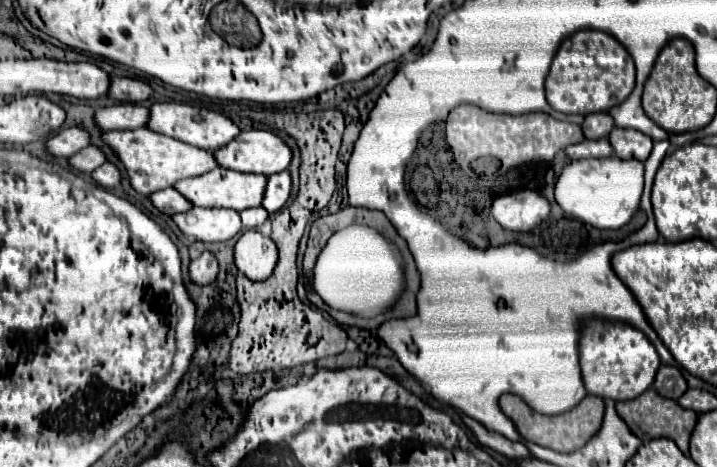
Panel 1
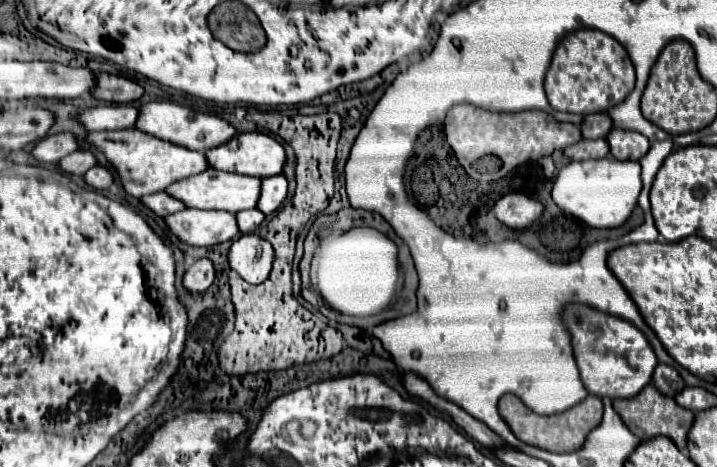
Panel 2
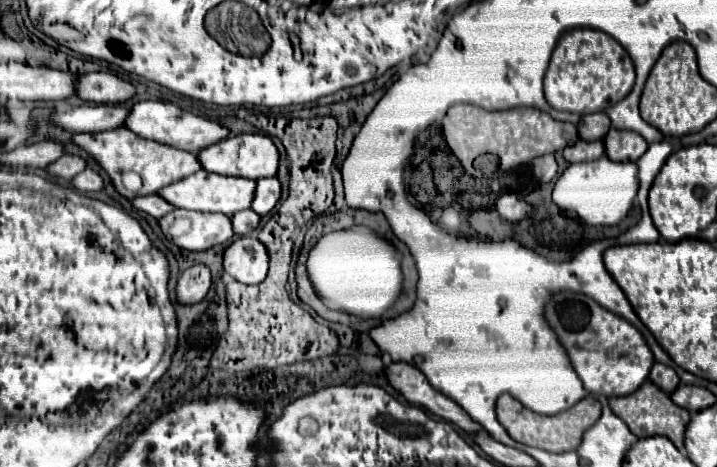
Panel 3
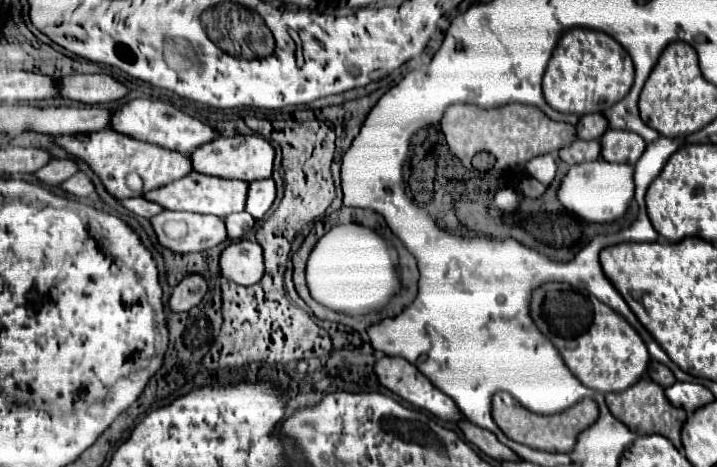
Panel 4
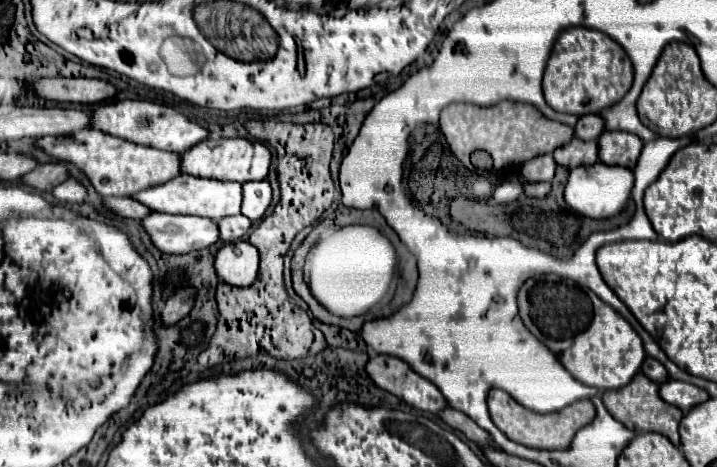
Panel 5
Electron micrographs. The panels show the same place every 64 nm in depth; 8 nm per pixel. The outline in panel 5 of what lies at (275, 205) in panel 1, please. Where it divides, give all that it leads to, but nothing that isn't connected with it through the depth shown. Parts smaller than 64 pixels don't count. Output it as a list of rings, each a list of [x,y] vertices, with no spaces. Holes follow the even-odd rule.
[[[246,182],[242,184],[242,214],[250,220],[260,220],[272,200],[270,184],[264,182]]]

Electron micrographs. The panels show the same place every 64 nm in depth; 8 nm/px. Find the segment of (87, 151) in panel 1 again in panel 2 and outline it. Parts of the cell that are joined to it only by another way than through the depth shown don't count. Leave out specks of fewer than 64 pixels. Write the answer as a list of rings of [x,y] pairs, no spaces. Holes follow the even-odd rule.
[[[74,152],[74,154],[68,154],[66,158],[62,158],[58,162],[58,168],[70,176],[82,176],[86,170],[90,170],[92,166],[96,164],[92,152]]]

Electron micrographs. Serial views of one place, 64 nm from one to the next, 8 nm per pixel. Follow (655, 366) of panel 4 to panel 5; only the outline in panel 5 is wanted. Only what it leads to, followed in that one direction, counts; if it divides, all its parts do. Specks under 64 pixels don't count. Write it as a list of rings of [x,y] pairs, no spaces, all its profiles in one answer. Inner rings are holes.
[[[650,356],[644,358],[644,362],[642,362],[642,372],[644,372],[650,380],[654,380],[654,382],[658,382],[658,384],[666,382],[666,378],[668,378],[666,368],[664,368],[658,360],[654,360],[654,358],[650,358]]]

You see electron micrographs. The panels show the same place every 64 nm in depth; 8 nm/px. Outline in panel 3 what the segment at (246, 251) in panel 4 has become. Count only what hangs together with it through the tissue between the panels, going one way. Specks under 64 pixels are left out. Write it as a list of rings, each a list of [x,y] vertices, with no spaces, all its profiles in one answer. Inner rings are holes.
[[[238,238],[224,250],[224,272],[242,284],[260,284],[268,274],[268,252],[256,238]]]

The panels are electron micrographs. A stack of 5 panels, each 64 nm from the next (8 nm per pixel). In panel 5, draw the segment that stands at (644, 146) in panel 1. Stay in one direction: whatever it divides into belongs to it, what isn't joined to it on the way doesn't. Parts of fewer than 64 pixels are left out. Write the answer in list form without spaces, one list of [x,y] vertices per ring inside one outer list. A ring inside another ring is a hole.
[[[604,130],[598,138],[598,158],[608,166],[636,166],[642,150],[642,142],[630,132]]]

